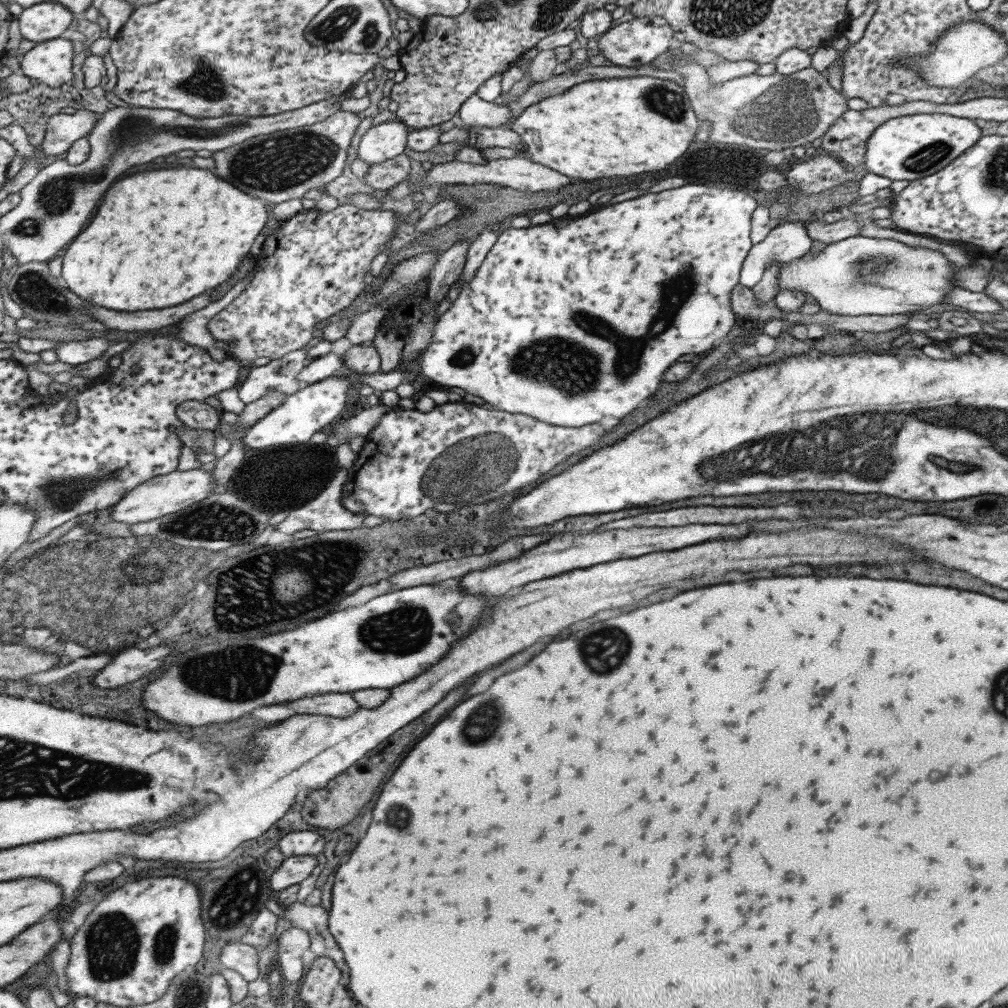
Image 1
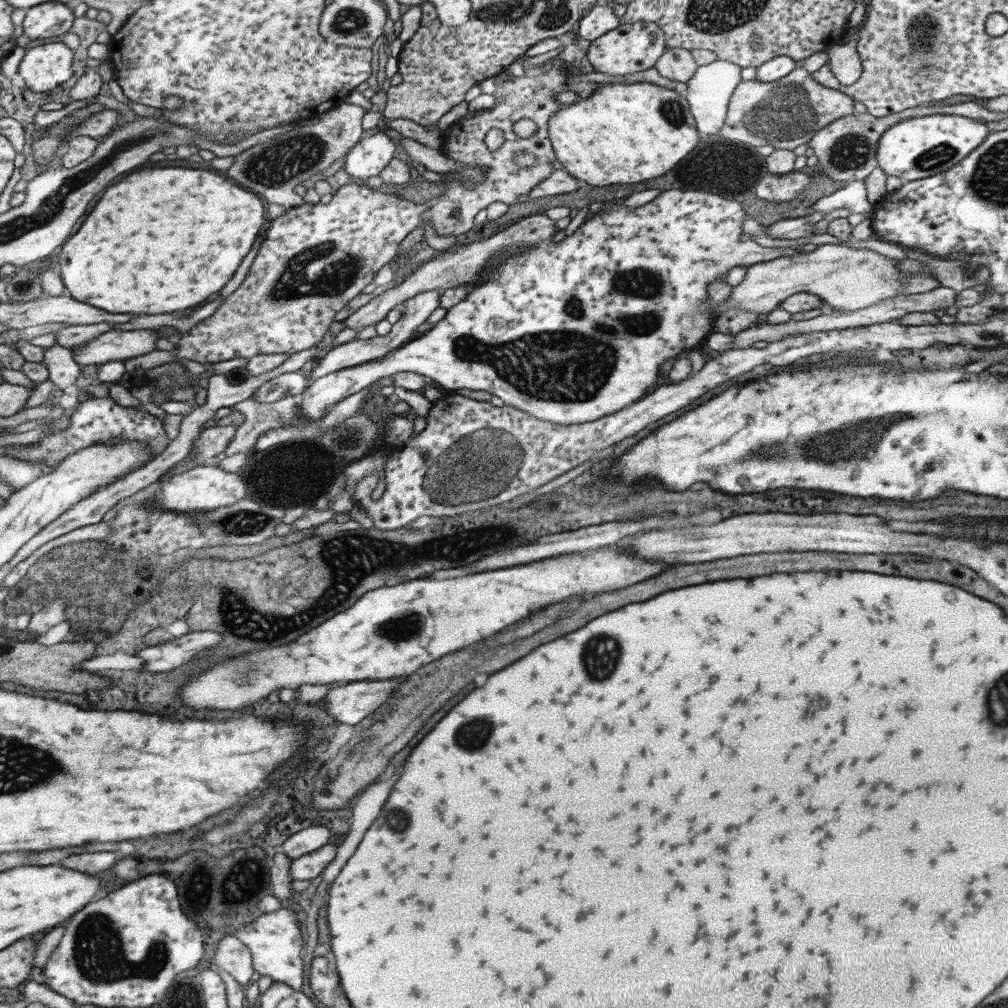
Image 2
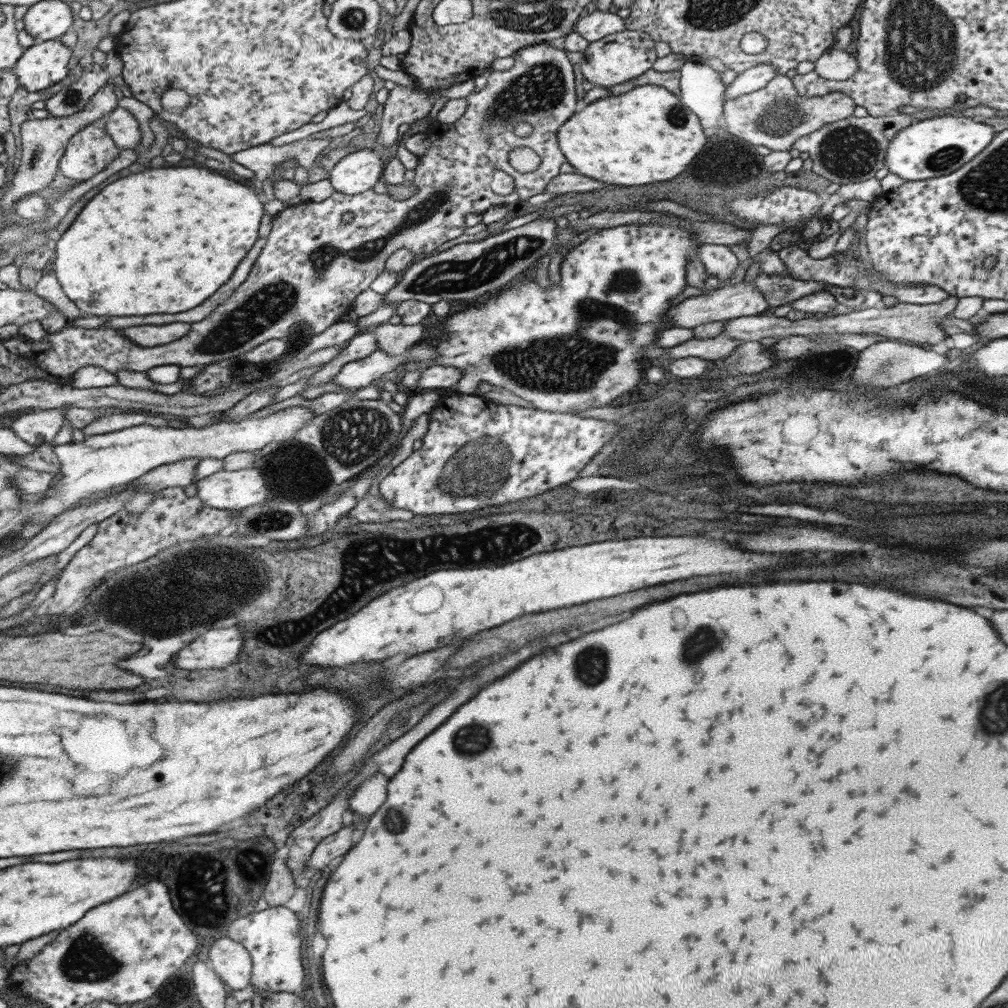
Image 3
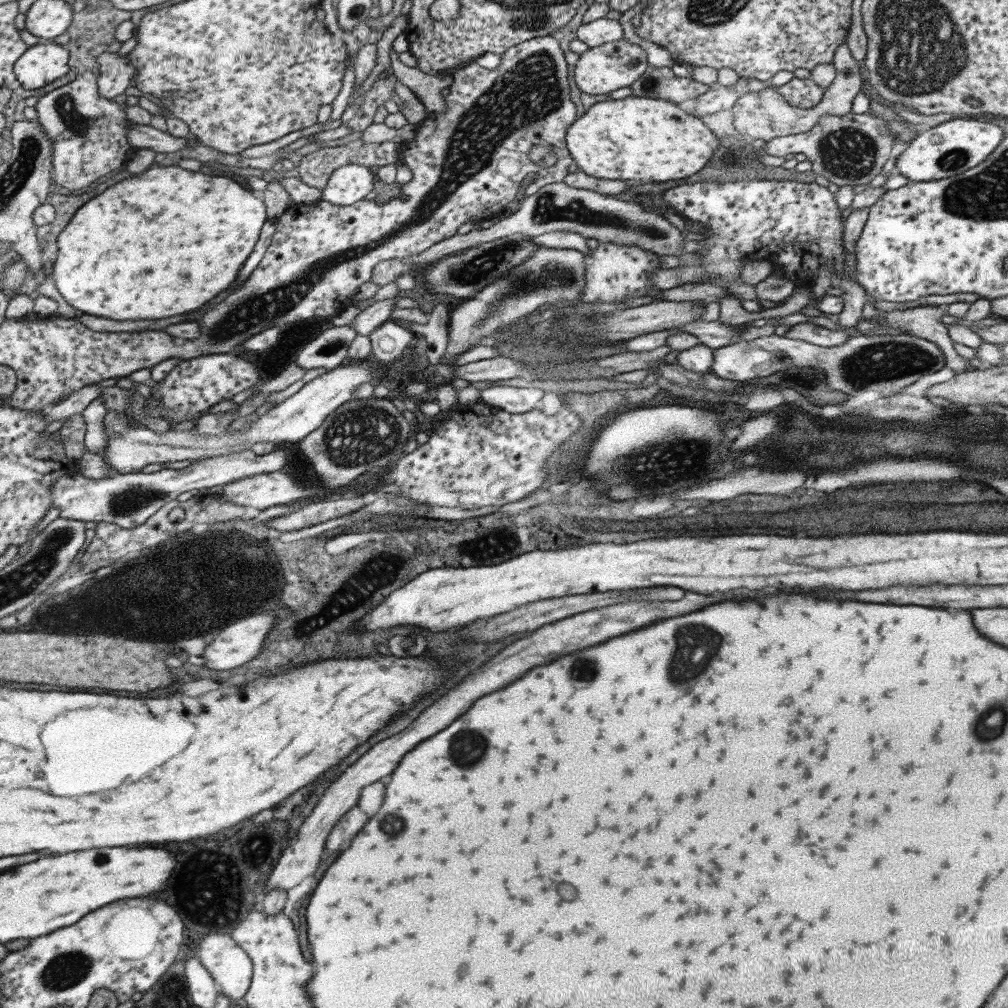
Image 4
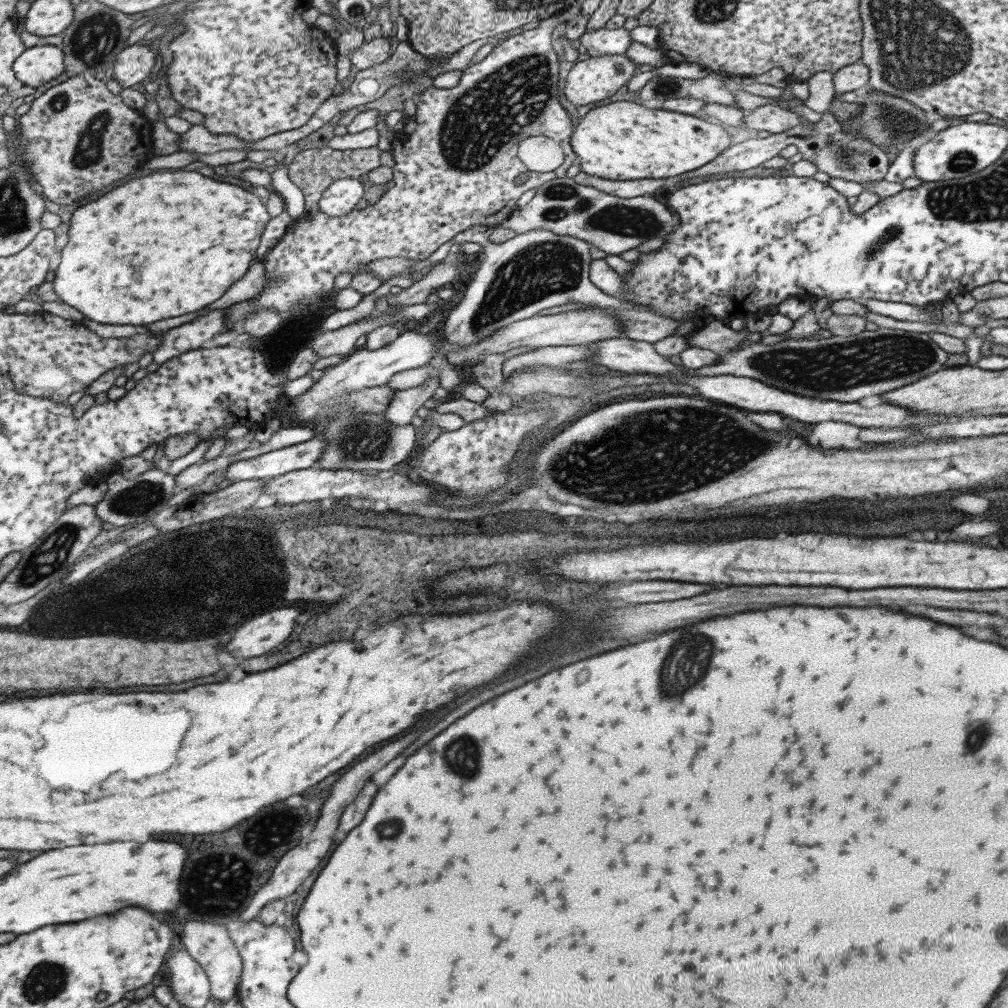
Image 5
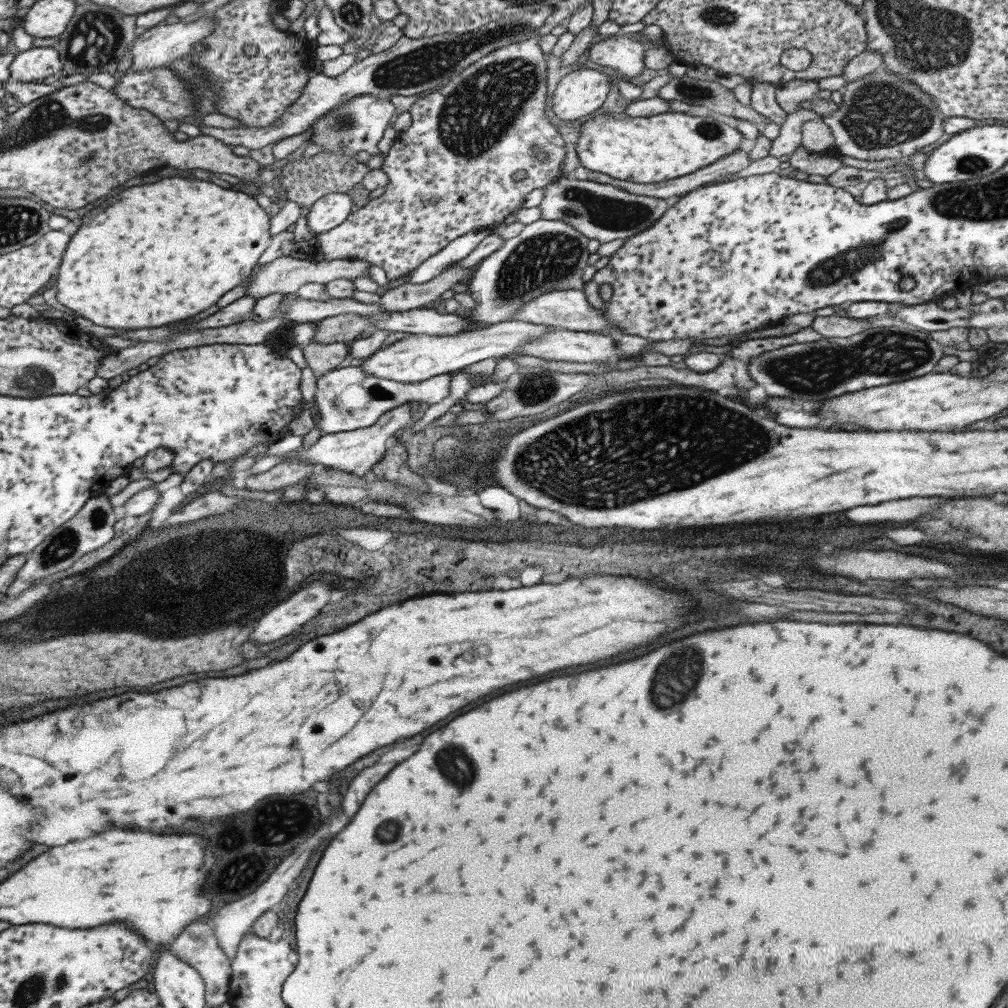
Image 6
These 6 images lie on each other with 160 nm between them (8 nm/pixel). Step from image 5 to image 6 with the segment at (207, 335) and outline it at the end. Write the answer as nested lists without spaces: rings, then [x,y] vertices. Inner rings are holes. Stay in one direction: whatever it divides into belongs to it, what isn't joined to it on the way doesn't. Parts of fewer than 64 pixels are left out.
[[[241,296],[235,302],[231,302],[231,304],[221,308],[221,310],[217,310],[215,314],[211,314],[209,318],[205,318],[203,322],[195,324],[195,328],[197,330],[199,328],[221,328],[251,319],[255,301],[251,299],[251,296]]]

